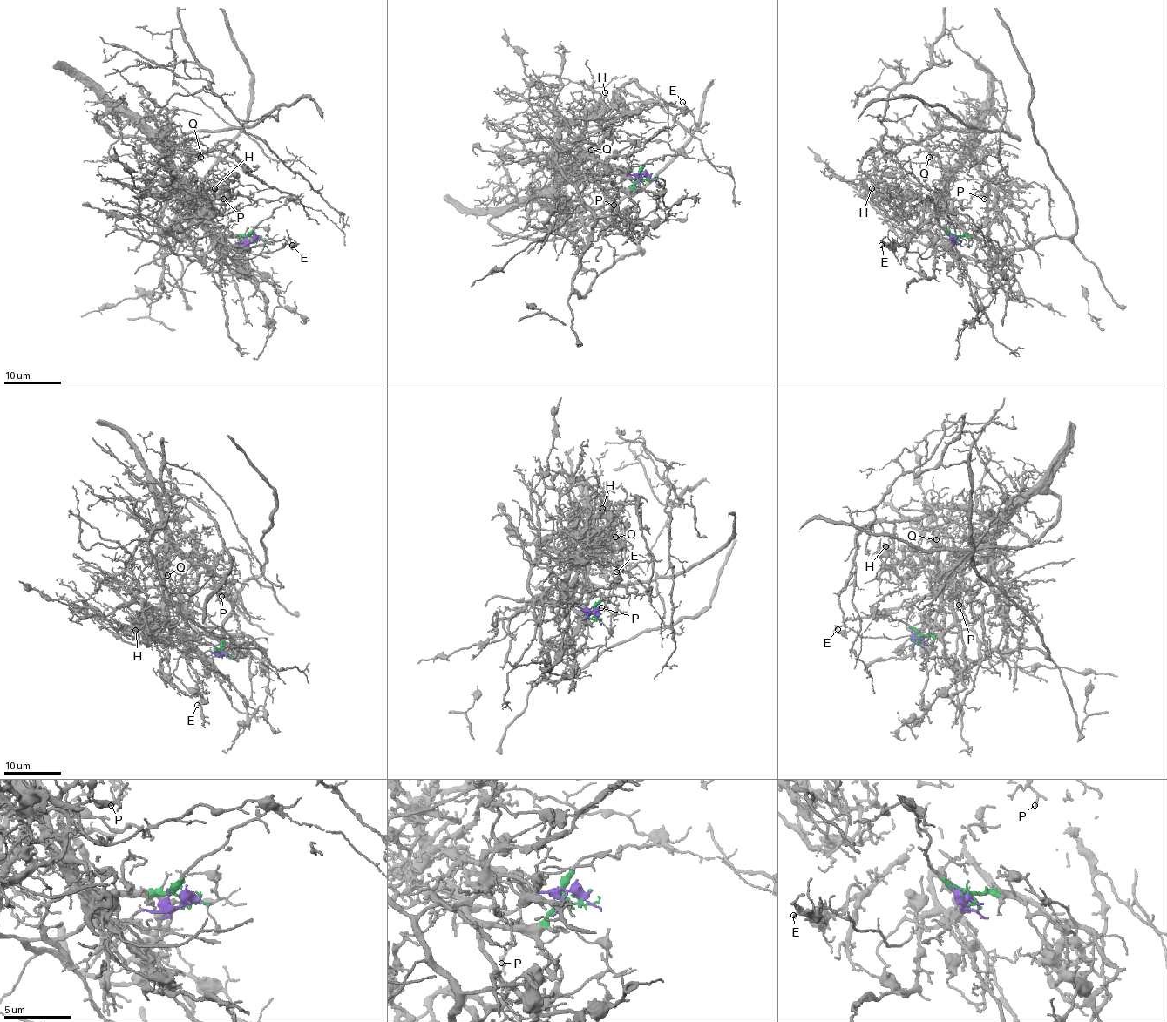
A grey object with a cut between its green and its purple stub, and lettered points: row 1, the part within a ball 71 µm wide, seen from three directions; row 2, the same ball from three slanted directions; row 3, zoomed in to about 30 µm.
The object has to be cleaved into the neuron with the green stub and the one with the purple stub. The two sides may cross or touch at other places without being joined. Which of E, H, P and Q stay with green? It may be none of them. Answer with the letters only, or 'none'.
H, P, Q

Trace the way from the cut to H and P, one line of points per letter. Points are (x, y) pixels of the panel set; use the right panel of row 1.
H: (957, 240), (957, 235), (967, 235), (949, 197), (916, 199), (886, 186), (881, 190), (871, 187)
P: (957, 240), (967, 235), (946, 182), (974, 166), (987, 178), (984, 199)

